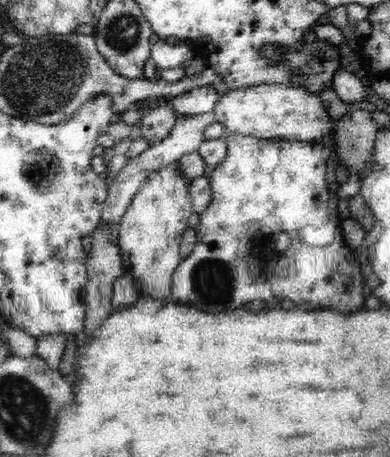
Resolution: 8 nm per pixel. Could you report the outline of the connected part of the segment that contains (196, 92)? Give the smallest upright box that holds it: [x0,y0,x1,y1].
[170,85,218,115]

